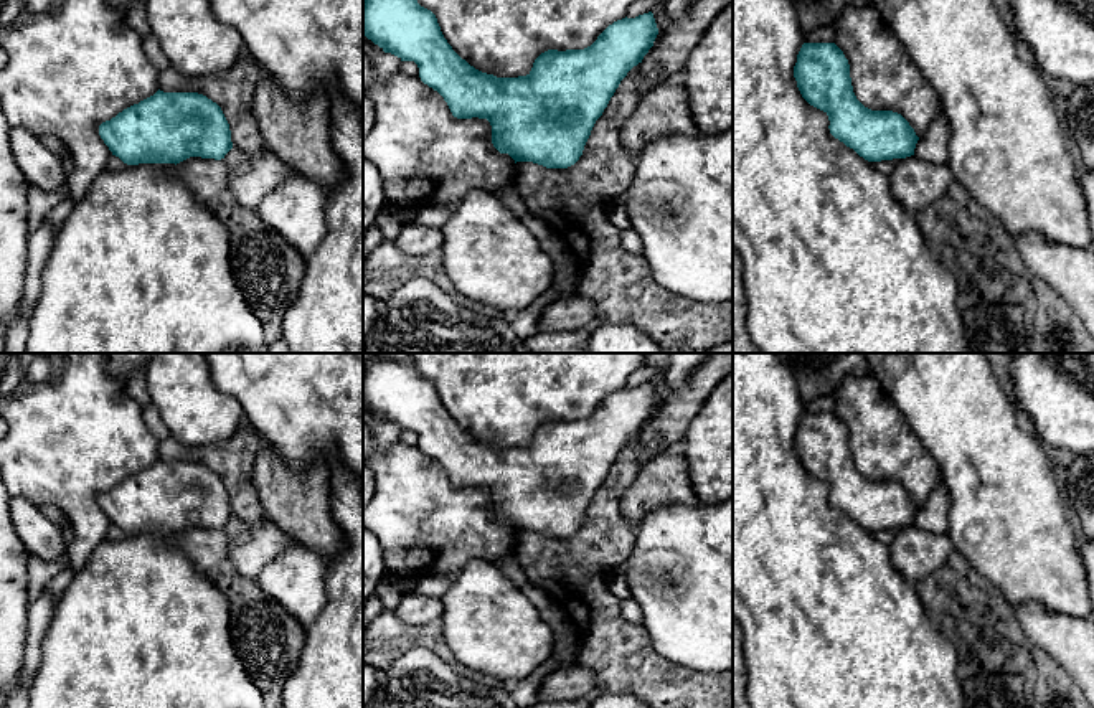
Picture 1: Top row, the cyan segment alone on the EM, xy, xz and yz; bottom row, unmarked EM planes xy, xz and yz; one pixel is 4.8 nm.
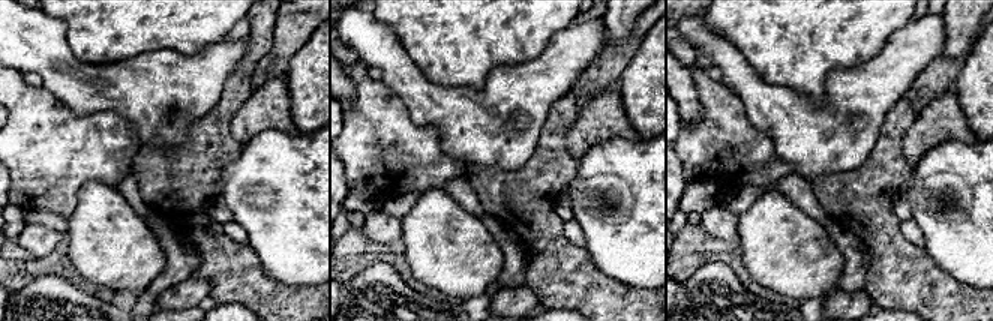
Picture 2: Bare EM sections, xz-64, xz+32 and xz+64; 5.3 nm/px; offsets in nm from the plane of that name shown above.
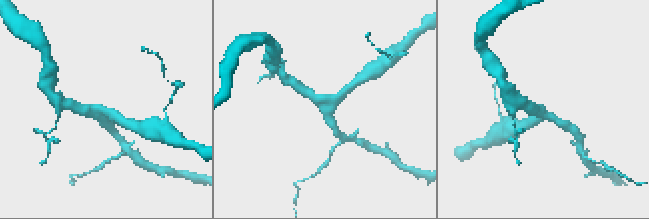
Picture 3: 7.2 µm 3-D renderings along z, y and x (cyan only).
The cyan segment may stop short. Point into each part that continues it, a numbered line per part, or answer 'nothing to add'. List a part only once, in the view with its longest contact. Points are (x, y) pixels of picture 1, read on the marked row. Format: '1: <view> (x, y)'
nothing to add

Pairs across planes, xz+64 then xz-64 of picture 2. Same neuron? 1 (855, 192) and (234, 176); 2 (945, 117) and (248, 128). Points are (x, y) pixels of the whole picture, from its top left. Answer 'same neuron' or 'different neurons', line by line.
1: different neurons
2: same neuron

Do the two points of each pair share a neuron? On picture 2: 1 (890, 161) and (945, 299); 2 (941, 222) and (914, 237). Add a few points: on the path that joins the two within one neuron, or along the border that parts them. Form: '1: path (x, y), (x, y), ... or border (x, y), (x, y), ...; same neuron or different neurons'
1: path (875, 197), (875, 222), (885, 243), (909, 267); same neuron
2: border (911, 218), (923, 233), (924, 246); different neurons

